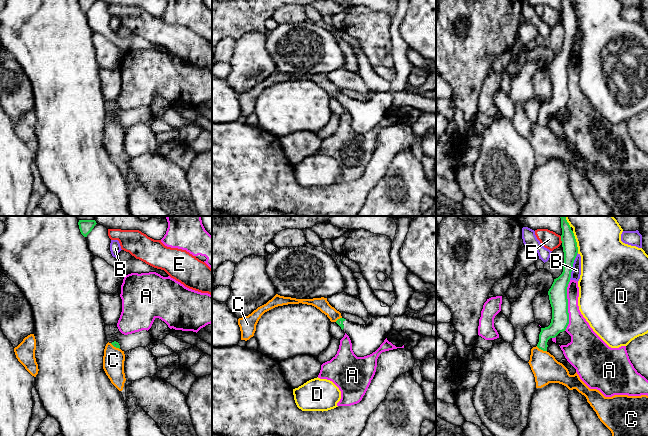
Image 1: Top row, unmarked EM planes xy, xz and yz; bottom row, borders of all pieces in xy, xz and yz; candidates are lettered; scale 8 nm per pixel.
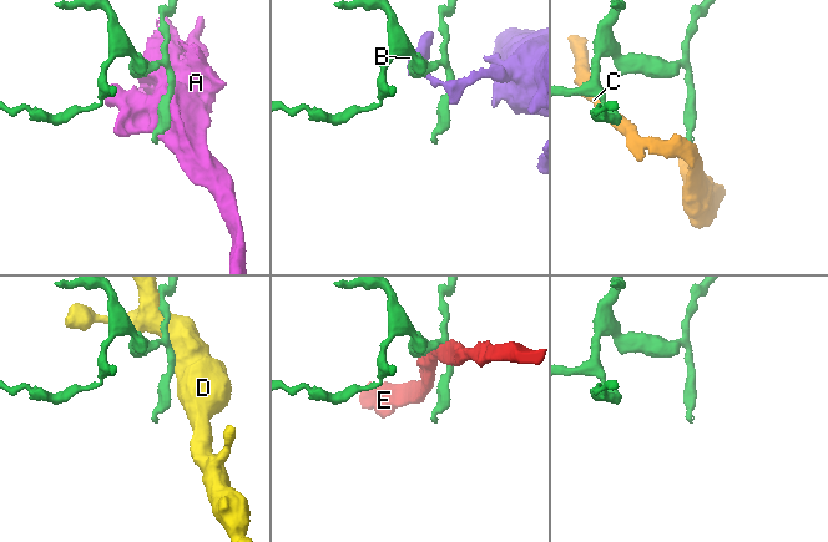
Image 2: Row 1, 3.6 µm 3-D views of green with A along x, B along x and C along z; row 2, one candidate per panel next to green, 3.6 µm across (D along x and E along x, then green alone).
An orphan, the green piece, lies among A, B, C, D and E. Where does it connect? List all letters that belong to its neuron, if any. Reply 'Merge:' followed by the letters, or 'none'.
Merge: none

